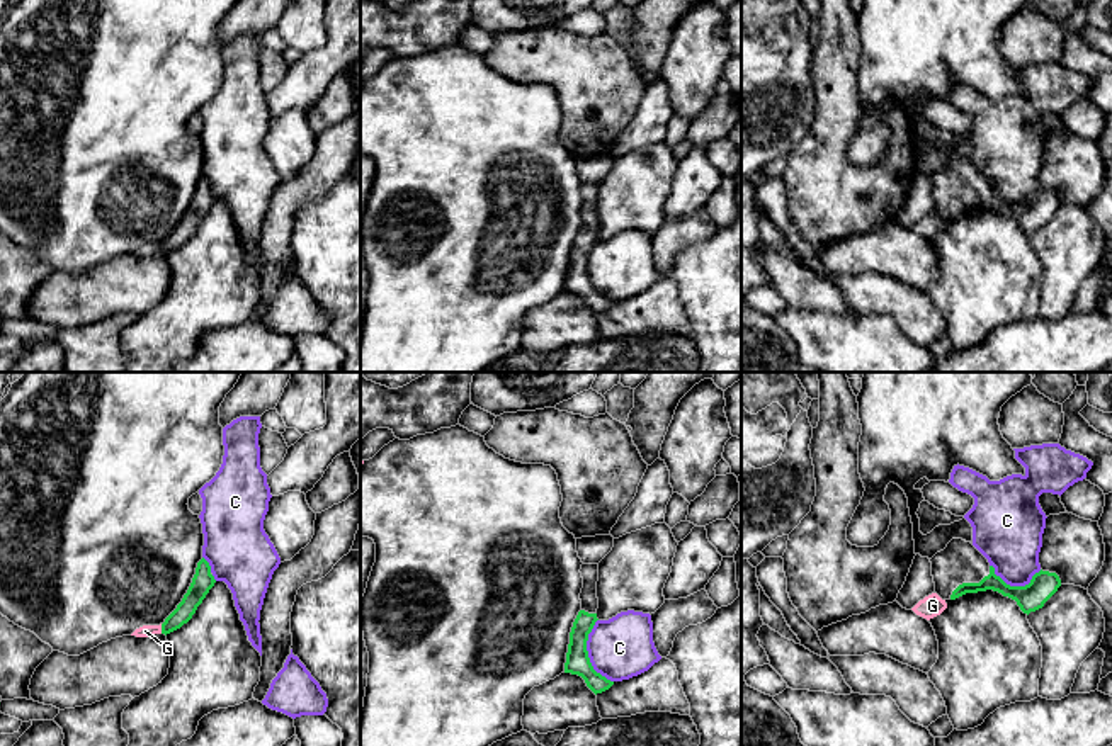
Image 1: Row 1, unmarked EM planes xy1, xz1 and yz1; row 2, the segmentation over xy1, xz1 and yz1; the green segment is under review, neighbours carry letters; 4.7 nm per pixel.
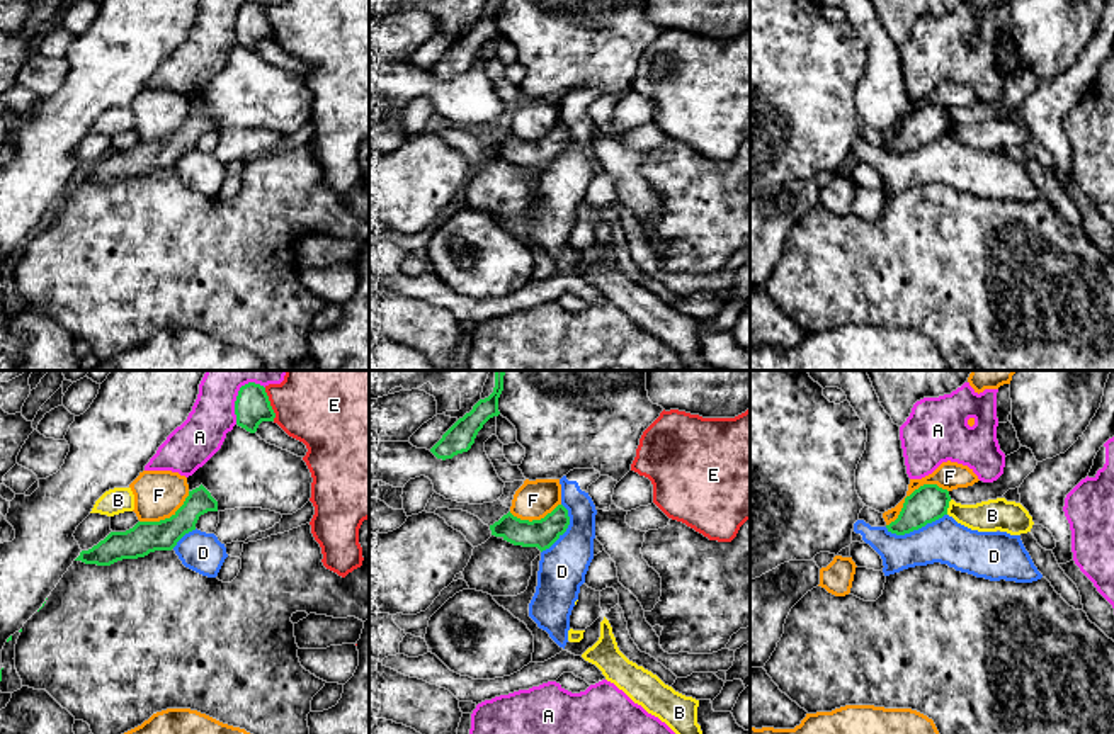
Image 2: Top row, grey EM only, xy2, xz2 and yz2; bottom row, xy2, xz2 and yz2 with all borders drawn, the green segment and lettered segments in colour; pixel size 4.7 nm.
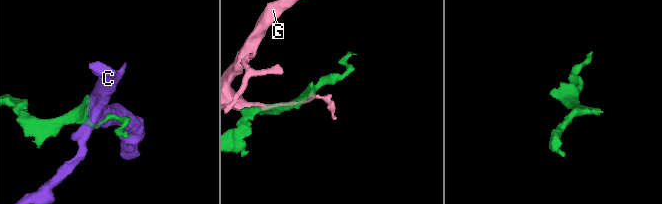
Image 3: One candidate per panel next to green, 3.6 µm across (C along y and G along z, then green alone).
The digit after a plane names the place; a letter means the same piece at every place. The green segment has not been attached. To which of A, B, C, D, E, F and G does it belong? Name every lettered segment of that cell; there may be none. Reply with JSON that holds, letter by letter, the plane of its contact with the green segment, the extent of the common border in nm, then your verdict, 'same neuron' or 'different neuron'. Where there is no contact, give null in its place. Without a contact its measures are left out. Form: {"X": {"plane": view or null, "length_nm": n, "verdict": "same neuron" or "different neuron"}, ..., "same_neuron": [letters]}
{"A": {"plane": "xy2", "length_nm": 240, "verdict": "different neuron"}, "B": {"plane": "yz2", "length_nm": 80, "verdict": "different neuron"}, "C": {"plane": "xz1", "length_nm": 320, "verdict": "different neuron"}, "D": {"plane": "yz2", "length_nm": 300, "verdict": "different neuron"}, "E": {"plane": "xy2", "length_nm": 170, "verdict": "different neuron"}, "F": {"plane": "yz2", "length_nm": 340, "verdict": "different neuron"}, "G": {"plane": "xy1", "length_nm": 50, "verdict": "different neuron"}, "same_neuron": []}

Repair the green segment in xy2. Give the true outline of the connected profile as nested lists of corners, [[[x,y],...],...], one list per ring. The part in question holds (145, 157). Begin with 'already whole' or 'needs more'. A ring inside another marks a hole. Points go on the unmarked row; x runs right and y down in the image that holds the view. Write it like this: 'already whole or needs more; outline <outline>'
already whole; outline [[[201,104],[189,110],[184,124],[160,141],[138,141],[126,151],[111,151],[88,170],[82,170],[75,180],[97,185],[111,185],[122,178],[145,177],[155,170],[172,170],[189,151],[196,150],[201,134],[218,131],[218,121]]]

